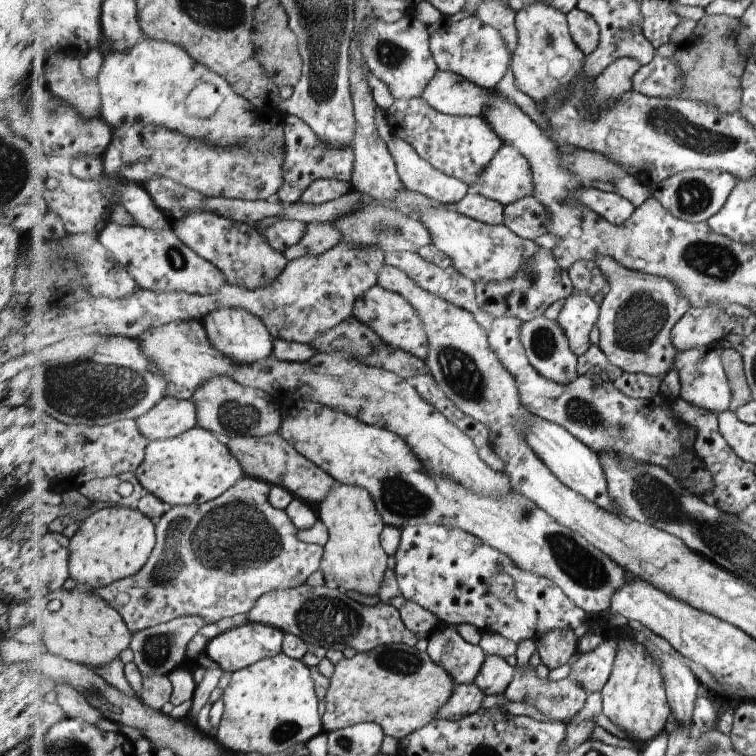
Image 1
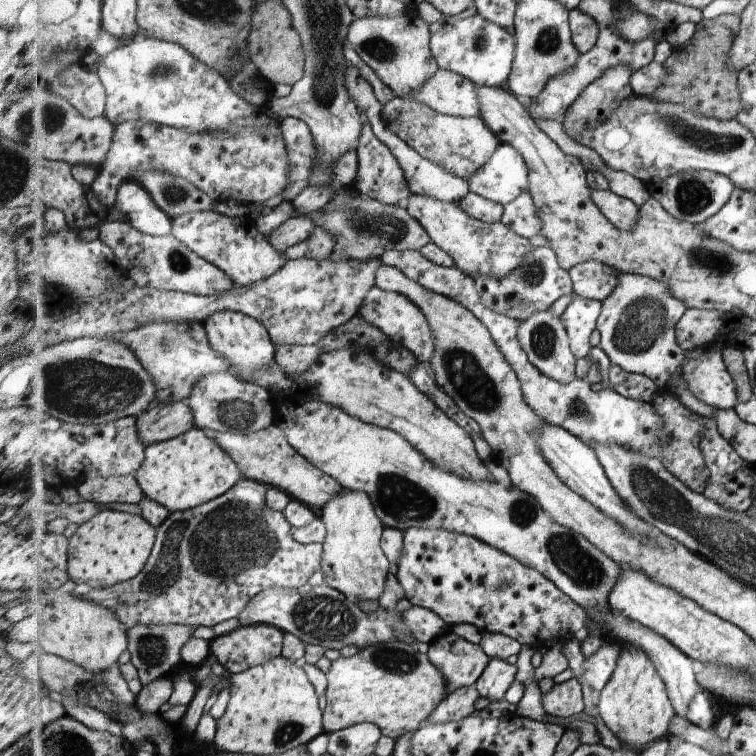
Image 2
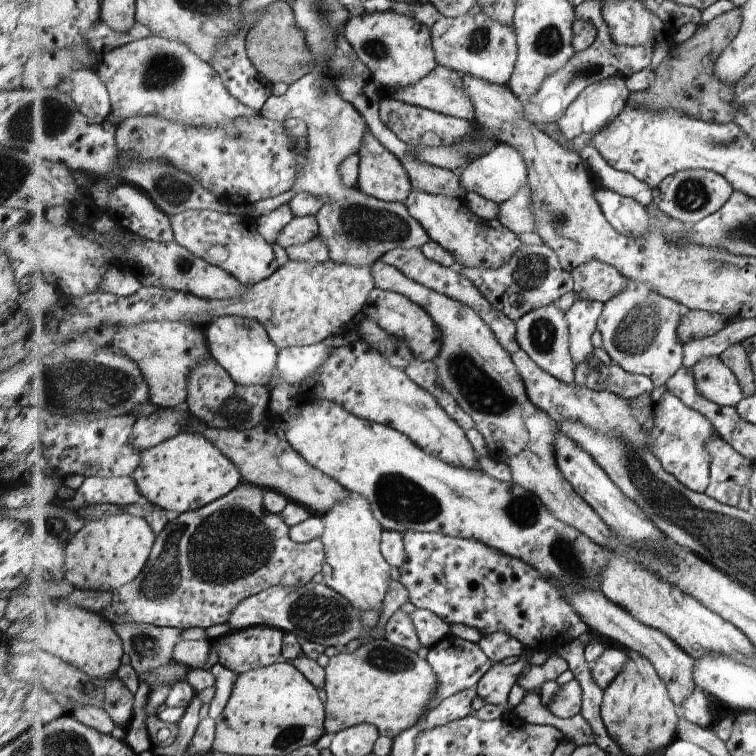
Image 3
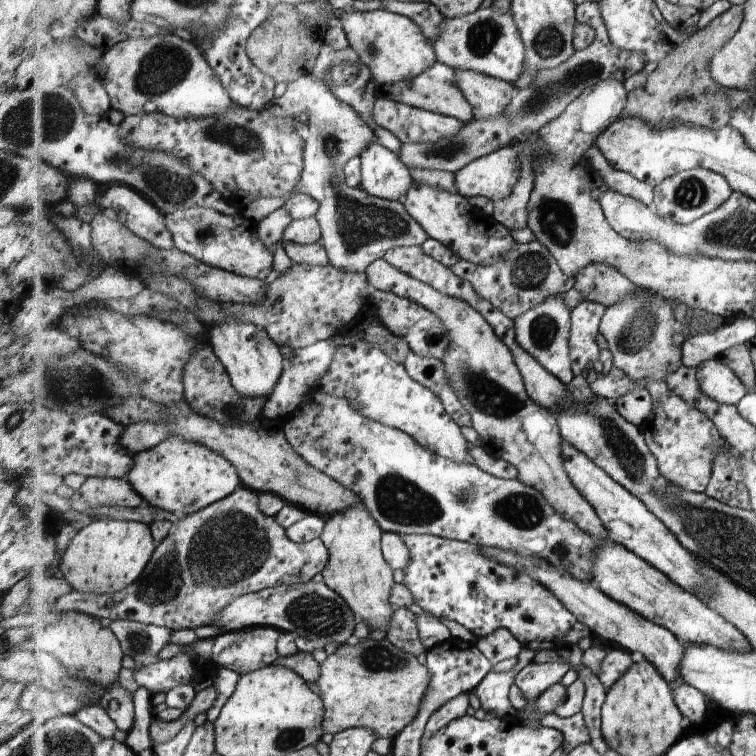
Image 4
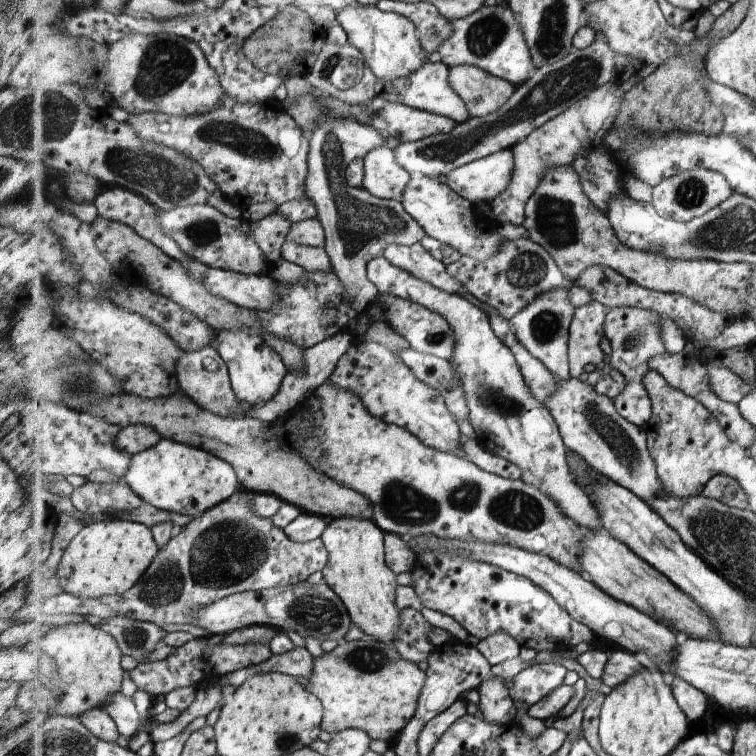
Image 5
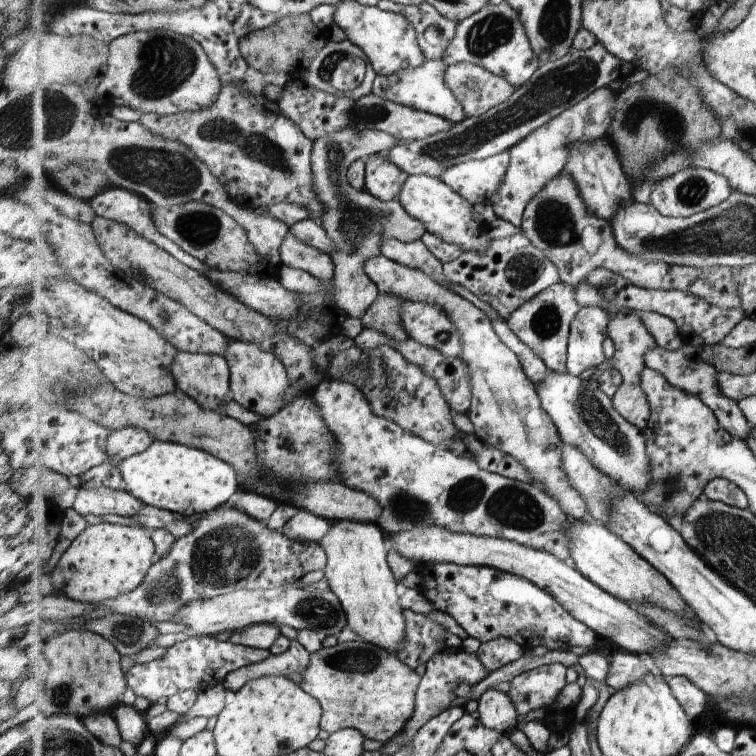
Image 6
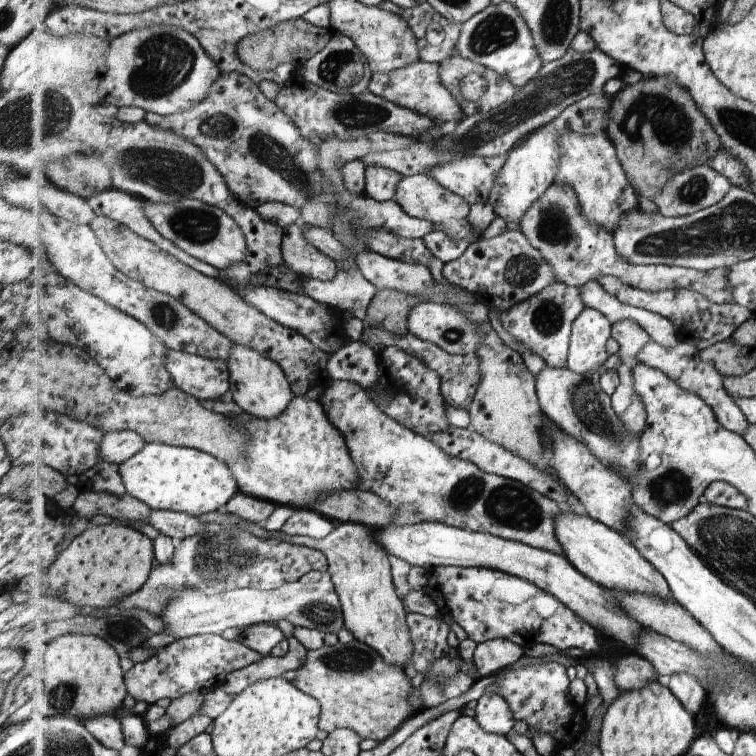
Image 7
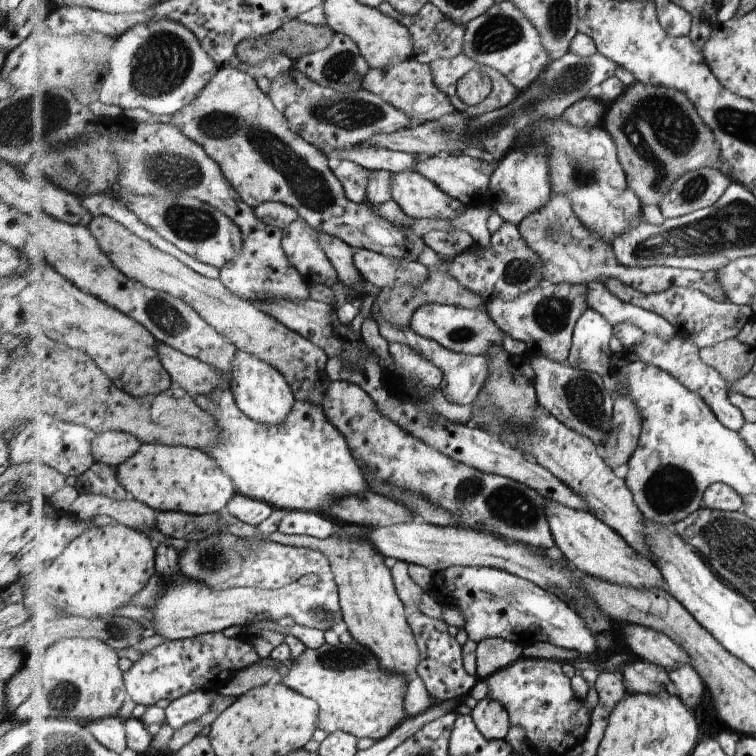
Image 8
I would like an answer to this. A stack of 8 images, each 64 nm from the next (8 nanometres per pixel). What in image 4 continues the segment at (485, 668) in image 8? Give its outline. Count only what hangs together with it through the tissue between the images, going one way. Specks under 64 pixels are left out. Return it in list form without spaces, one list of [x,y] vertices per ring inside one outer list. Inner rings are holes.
[[[505,628],[493,632],[493,635],[476,640],[475,644],[491,660],[493,666],[507,658],[520,658],[524,650],[523,644]]]

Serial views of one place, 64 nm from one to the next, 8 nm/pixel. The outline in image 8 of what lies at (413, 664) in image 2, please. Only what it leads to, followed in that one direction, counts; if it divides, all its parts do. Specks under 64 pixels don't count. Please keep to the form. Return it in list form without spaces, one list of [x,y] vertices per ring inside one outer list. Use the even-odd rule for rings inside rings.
[[[354,640],[349,644],[307,648],[293,660],[289,673],[282,681],[319,704],[317,726],[325,734],[345,730],[357,738],[369,738],[375,742],[388,736],[407,719],[405,700],[408,680],[401,674],[383,670],[379,658]]]

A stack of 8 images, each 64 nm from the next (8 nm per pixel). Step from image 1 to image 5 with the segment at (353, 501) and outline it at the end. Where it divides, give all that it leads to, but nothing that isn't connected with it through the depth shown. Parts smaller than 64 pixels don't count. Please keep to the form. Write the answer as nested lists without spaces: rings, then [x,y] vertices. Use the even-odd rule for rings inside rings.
[[[345,516],[330,520],[322,536],[329,554],[327,567],[322,571],[322,575],[325,576],[326,584],[343,600],[352,623],[359,627],[365,636],[393,644],[401,628],[401,608],[397,606],[397,590],[400,584],[398,576],[389,568],[386,561],[385,536],[384,530],[369,517]]]

